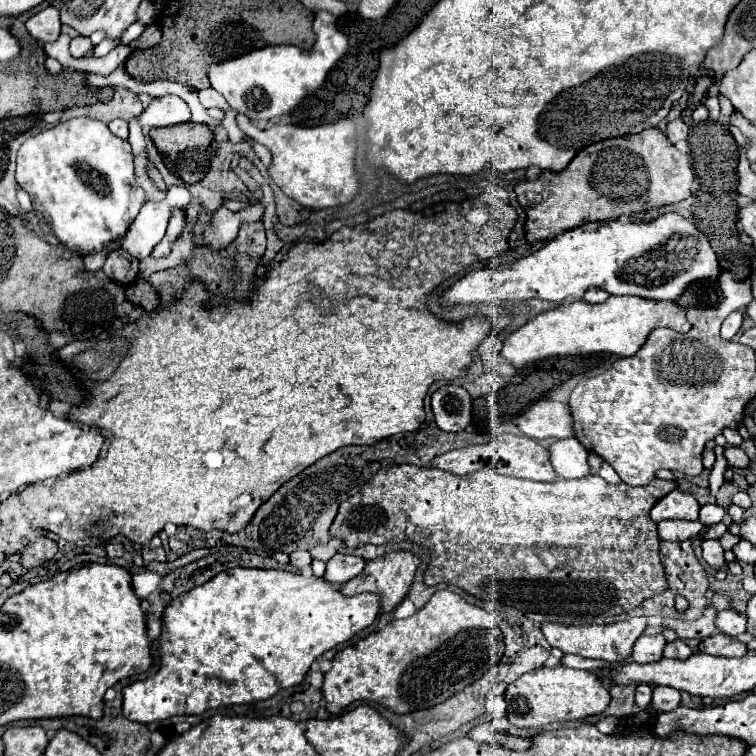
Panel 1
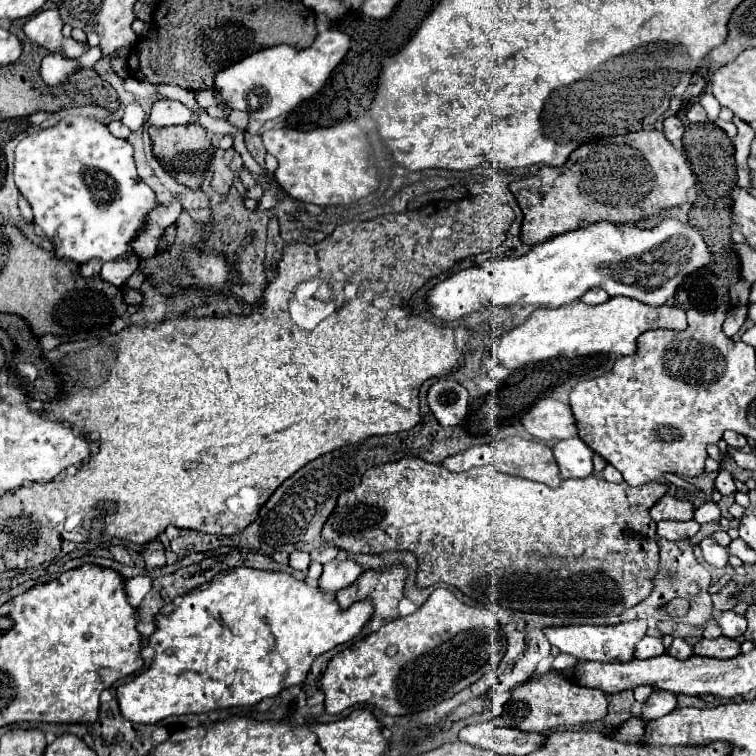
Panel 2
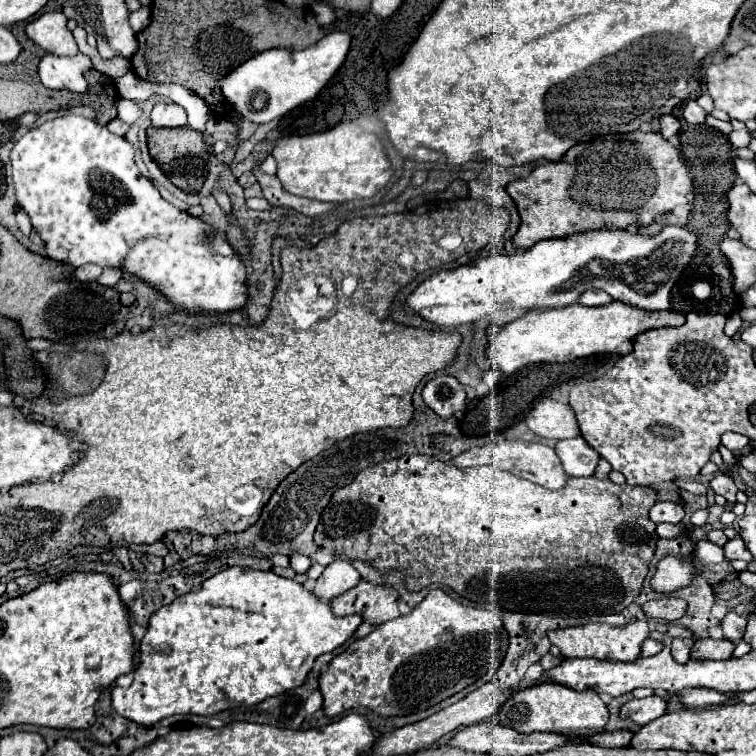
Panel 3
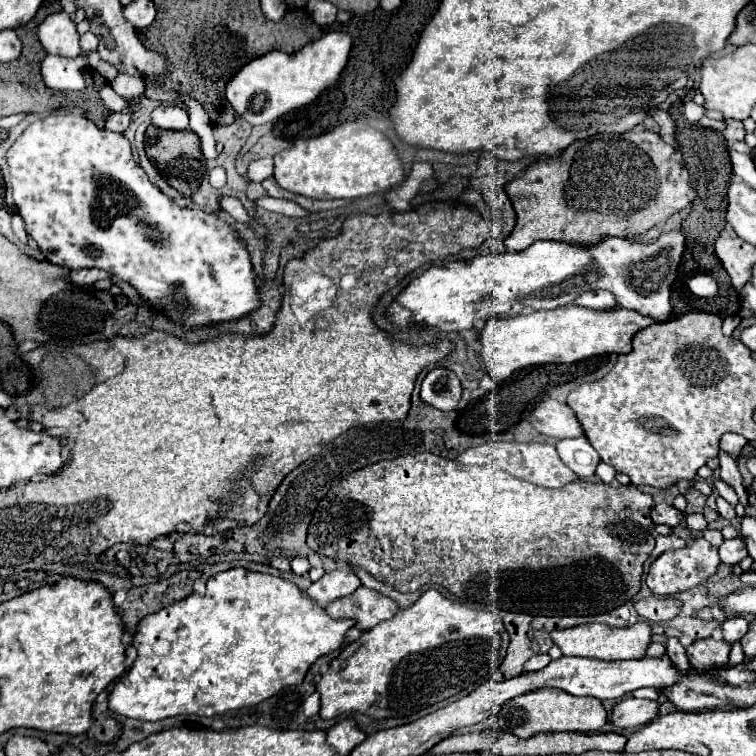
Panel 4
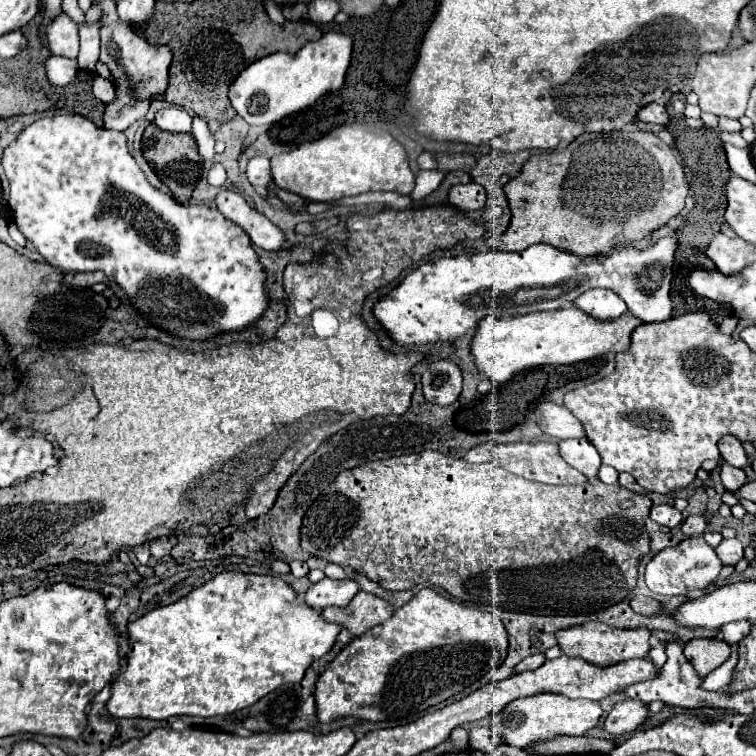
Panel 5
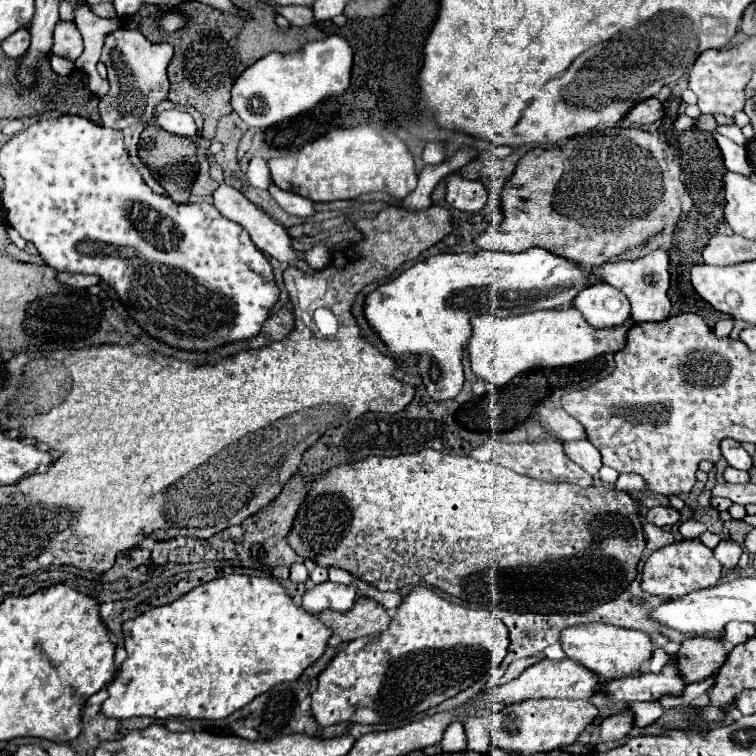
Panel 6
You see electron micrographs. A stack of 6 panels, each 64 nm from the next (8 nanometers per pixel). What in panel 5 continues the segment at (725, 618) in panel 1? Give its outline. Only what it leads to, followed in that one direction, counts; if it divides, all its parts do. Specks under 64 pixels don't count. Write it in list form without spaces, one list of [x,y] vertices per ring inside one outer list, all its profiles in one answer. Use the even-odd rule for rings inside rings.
[[[740,620],[740,622],[732,622],[732,624],[724,624],[724,628],[722,628],[720,632],[724,634],[724,642],[730,644],[730,646],[734,646],[734,644],[738,644],[744,636],[748,636],[750,626],[752,626],[750,622]]]

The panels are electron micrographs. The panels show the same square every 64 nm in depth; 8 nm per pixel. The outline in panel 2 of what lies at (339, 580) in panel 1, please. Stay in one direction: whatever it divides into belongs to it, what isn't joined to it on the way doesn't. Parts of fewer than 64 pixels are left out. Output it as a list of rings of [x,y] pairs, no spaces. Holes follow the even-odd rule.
[[[334,558],[332,562],[324,564],[324,572],[318,580],[318,586],[328,592],[336,594],[338,590],[350,586],[362,574],[362,566],[350,558]]]

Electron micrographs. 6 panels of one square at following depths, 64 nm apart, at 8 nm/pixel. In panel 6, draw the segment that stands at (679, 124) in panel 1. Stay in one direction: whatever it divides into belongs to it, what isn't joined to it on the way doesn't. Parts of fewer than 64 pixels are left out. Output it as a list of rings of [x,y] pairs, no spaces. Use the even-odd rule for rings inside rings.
[[[648,98],[648,100],[636,104],[636,106],[628,112],[628,116],[626,116],[626,120],[630,120],[630,122],[636,124],[636,126],[654,124],[654,122],[658,122],[658,120],[662,120],[662,118],[664,118],[664,108],[662,108],[662,104],[660,104],[656,98]]]

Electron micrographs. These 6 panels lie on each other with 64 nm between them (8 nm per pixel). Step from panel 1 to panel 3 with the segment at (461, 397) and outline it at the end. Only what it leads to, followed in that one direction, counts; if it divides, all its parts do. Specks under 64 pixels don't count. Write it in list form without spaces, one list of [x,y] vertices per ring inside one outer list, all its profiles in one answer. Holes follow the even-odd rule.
[[[440,374],[430,380],[422,390],[422,398],[444,420],[454,418],[466,408],[464,386],[456,378],[446,374]]]

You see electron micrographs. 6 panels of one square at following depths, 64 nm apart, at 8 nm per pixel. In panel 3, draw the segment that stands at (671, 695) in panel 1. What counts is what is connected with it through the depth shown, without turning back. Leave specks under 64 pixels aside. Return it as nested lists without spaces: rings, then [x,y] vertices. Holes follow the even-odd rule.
[[[652,694],[644,700],[634,698],[632,702],[622,706],[620,718],[630,718],[636,726],[644,726],[644,724],[660,718],[662,714],[666,714],[666,706],[668,706],[668,700],[660,698],[658,694]]]

